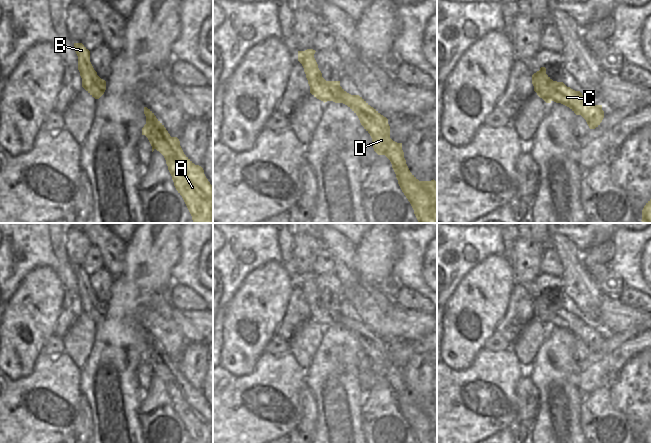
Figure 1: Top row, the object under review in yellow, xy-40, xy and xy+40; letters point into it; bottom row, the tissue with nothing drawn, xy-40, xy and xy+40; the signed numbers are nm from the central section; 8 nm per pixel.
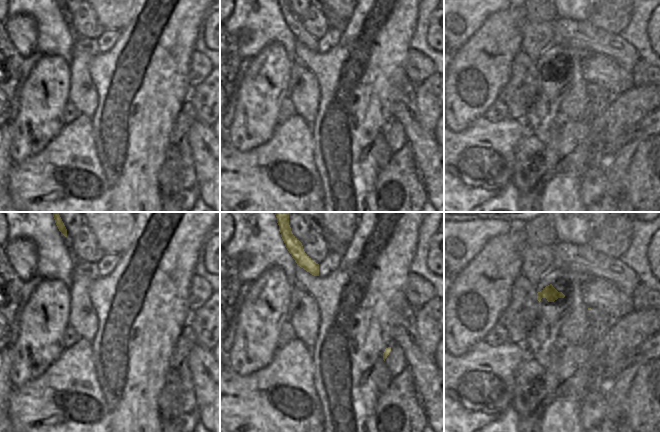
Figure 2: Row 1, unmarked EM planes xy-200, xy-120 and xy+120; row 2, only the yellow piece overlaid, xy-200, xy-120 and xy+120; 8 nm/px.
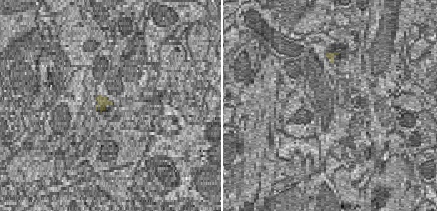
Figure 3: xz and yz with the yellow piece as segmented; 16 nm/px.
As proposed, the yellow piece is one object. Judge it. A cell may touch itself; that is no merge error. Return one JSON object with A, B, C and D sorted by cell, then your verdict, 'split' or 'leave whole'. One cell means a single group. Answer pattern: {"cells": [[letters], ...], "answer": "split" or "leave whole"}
{"cells": [["A", "B", "C", "D"]], "answer": "leave whole"}

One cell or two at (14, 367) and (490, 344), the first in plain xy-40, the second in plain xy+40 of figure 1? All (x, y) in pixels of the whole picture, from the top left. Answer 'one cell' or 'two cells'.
two cells

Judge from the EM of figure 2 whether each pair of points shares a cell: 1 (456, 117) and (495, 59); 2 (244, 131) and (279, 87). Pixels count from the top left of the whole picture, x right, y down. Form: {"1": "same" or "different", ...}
{"1": "same", "2": "same"}

